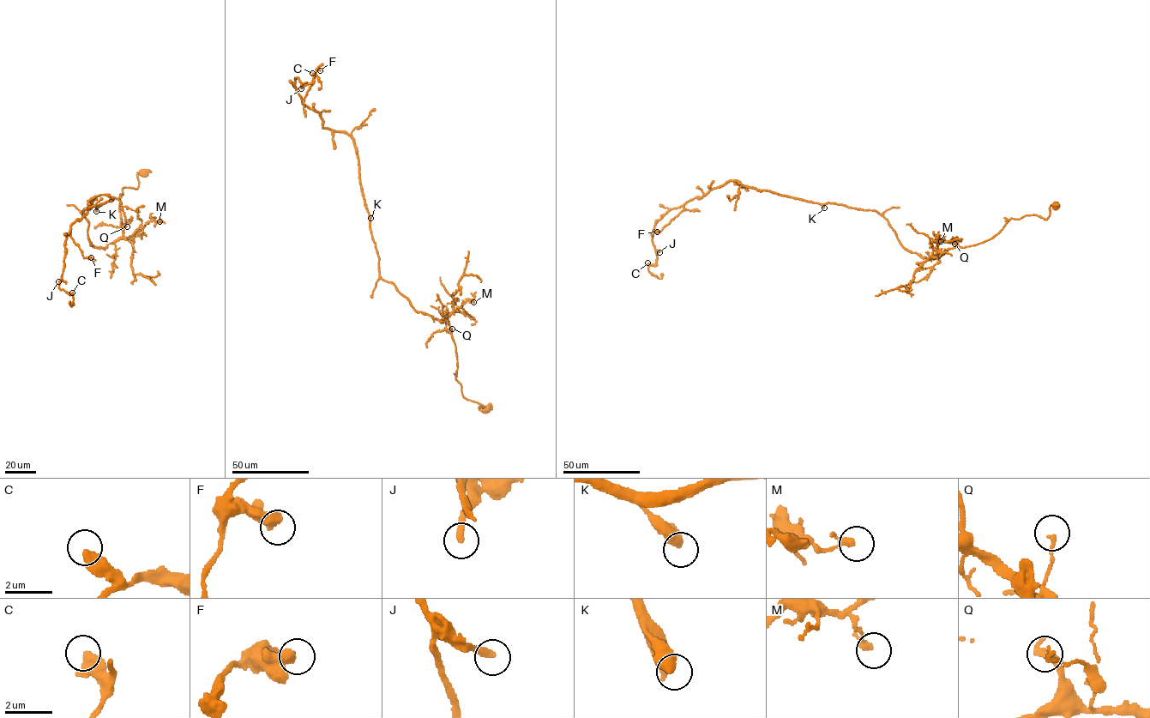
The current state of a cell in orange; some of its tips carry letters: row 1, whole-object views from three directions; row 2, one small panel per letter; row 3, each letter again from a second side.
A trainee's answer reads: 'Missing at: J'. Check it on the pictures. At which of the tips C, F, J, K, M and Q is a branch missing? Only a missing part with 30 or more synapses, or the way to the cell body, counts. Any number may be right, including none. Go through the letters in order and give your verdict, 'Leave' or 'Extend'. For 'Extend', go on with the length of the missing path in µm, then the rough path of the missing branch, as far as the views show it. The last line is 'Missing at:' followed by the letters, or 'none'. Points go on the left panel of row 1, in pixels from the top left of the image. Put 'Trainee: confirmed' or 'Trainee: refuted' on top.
Trainee: confirmed
C: Leave
F: Leave
J: Extend. Missing length about 35 µm. Course of what is missing: (58, 281), (52, 288), (45, 286), (42, 279)
K: Leave
M: Leave
Q: Leave
Missing at: J

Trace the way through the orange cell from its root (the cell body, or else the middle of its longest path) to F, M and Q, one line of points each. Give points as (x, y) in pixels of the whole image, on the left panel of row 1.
F: (144, 172), (119, 196), (121, 238), (103, 248), (88, 238), (82, 212), (106, 195), (72, 223), (91, 257)
M: (144, 172), (137, 174), (137, 188), (123, 188), (119, 196), (122, 237), (136, 235), (148, 222), (159, 221)
Q: (144, 172), (137, 174), (137, 188), (123, 188), (123, 194), (119, 196), (123, 230), (127, 226)

